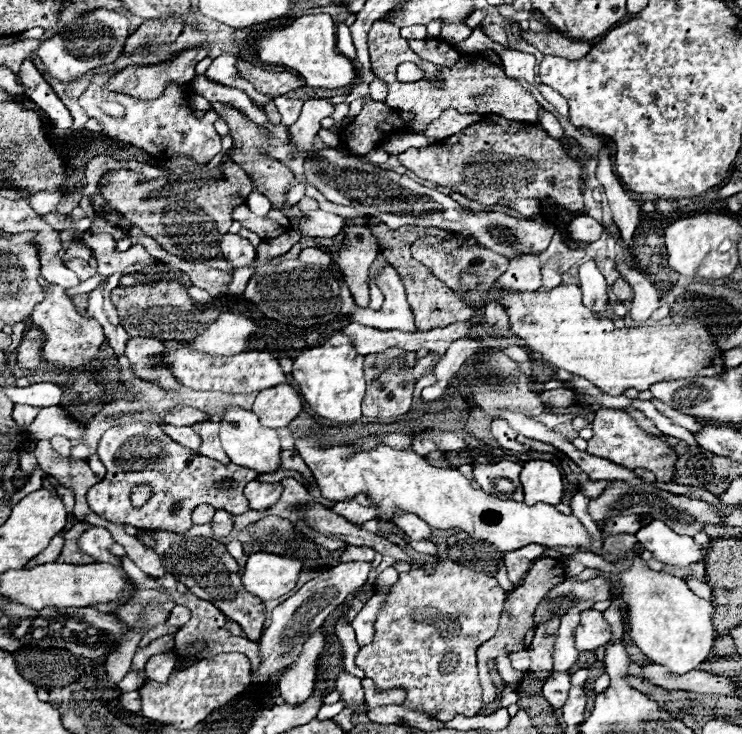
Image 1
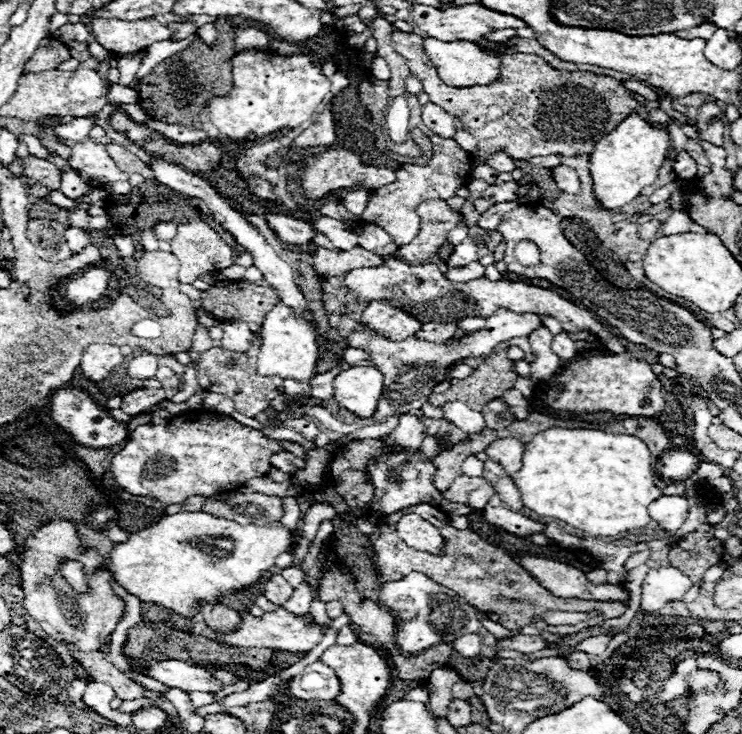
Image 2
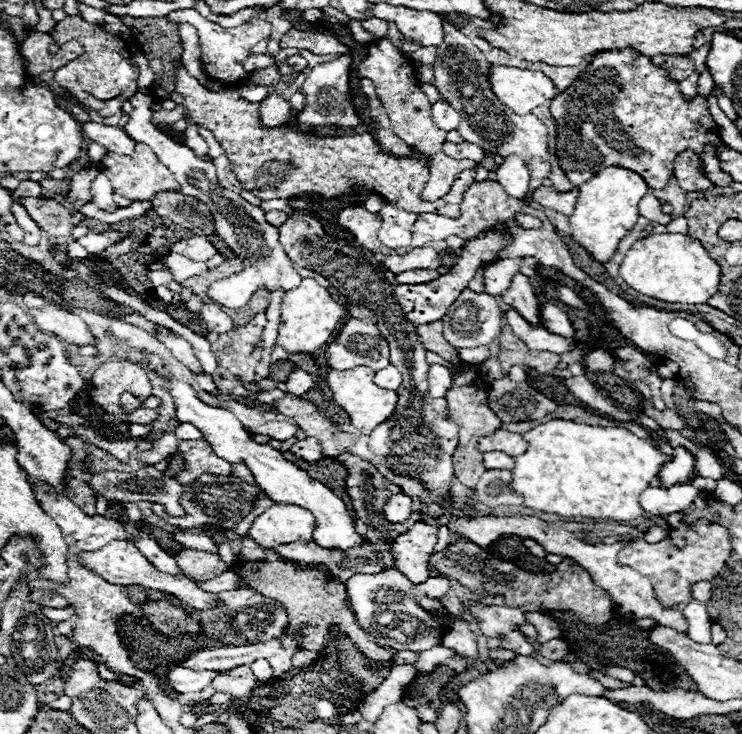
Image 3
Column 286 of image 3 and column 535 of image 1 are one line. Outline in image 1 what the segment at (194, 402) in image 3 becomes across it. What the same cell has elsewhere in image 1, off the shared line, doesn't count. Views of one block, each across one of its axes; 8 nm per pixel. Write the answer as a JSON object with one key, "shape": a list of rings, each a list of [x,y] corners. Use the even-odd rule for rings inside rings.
{"shape":[[[530,460],[524,464],[520,472],[524,502],[536,504],[544,500],[544,504],[560,504],[564,496],[564,484],[560,470],[546,460]]]}

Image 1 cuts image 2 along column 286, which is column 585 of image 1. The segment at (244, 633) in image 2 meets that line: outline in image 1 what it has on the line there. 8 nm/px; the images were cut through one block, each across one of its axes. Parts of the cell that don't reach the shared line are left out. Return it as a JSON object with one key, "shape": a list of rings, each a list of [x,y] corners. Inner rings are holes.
{"shape":[[[586,610],[580,614],[580,624],[578,624],[574,636],[576,636],[576,648],[580,652],[586,652],[586,650],[596,650],[596,648],[608,644],[612,630],[610,630],[608,622],[602,618],[602,612]]]}

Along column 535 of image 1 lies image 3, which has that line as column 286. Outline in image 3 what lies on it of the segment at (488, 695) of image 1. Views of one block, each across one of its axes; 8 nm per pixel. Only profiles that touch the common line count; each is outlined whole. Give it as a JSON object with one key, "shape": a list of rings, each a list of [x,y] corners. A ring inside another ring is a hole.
{"shape":[[[238,560],[236,566],[232,566],[230,570],[234,570],[242,582],[244,588],[250,588],[262,596],[268,596],[272,600],[276,600],[288,614],[288,630],[294,634],[300,626],[306,626],[302,630],[302,638],[300,644],[306,650],[322,650],[326,640],[328,640],[328,628],[330,624],[338,624],[342,632],[346,632],[352,642],[356,644],[356,648],[370,660],[378,660],[378,662],[386,662],[392,658],[392,652],[388,648],[378,646],[376,642],[372,642],[372,638],[358,626],[356,616],[352,614],[352,610],[346,606],[346,588],[344,584],[338,584],[330,578],[328,572],[324,570],[316,570],[316,568],[304,568],[300,570],[296,564],[290,562],[244,562]]]}

